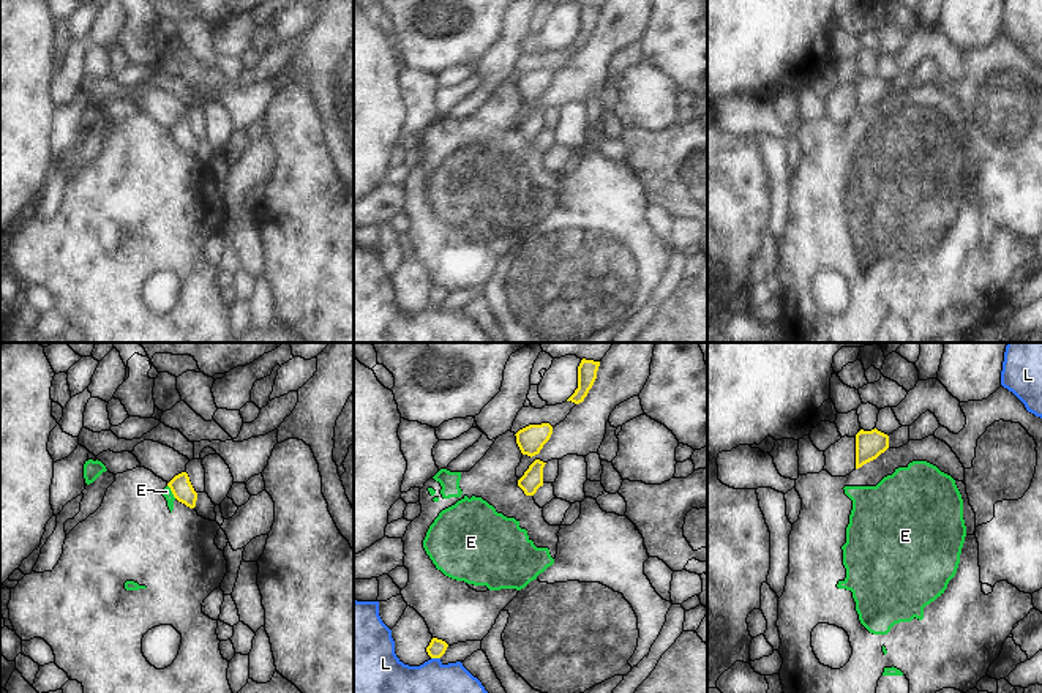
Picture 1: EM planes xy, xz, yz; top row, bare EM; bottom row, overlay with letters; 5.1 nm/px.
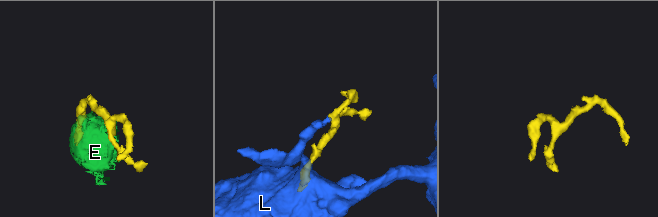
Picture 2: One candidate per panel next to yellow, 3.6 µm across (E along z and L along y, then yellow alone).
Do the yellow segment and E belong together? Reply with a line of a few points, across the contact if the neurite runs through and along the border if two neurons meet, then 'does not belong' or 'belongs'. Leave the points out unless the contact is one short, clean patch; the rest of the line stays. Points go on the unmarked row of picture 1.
xy (168, 131), (176, 144) | does not belong

